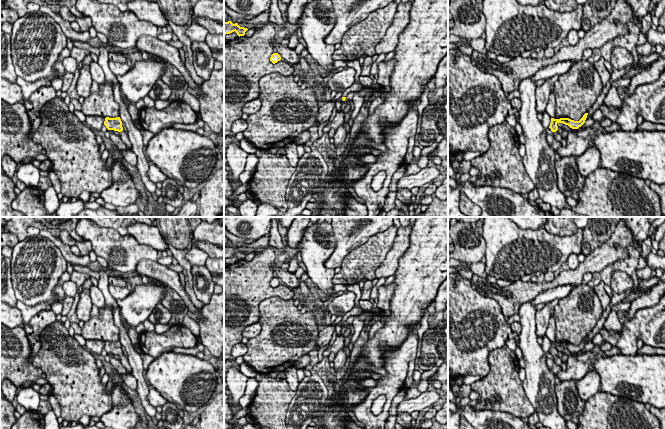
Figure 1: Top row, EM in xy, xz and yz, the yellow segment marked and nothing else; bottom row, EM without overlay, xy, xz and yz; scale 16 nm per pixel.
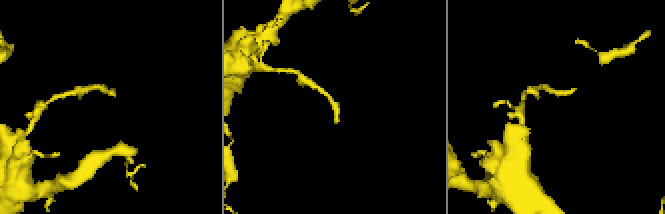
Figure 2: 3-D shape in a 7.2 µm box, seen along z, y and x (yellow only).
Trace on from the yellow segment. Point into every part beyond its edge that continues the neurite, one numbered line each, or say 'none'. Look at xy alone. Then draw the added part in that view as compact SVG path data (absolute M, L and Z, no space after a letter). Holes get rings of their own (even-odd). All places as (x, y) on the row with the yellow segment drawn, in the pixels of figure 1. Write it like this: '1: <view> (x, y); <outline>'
1: xy (123, 135); M121 131L118 135L120 136L121 140L126 144L127 148L129 150L132 150L132 146L128 138L128 133Z

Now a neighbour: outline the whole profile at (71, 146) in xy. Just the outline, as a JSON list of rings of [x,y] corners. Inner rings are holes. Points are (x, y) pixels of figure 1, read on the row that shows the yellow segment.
[[[55,97],[48,101],[40,110],[40,118],[41,124],[32,140],[46,150],[47,160],[52,162],[52,171],[61,182],[63,196],[77,198],[83,191],[101,194],[112,185],[111,169],[107,170],[106,162],[101,159],[94,131],[69,111],[64,99]]]

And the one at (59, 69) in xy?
[[[65,47],[63,51],[60,53],[58,60],[54,64],[55,73],[61,77],[63,77],[66,72],[62,62],[66,57],[70,56],[70,52],[71,51],[67,47]]]

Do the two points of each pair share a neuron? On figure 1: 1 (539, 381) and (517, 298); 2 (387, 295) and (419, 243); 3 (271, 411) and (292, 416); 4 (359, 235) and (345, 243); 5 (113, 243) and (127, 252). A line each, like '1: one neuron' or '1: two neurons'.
1: two neurons
2: two neurons
3: two neurons
4: one neuron
5: one neuron

